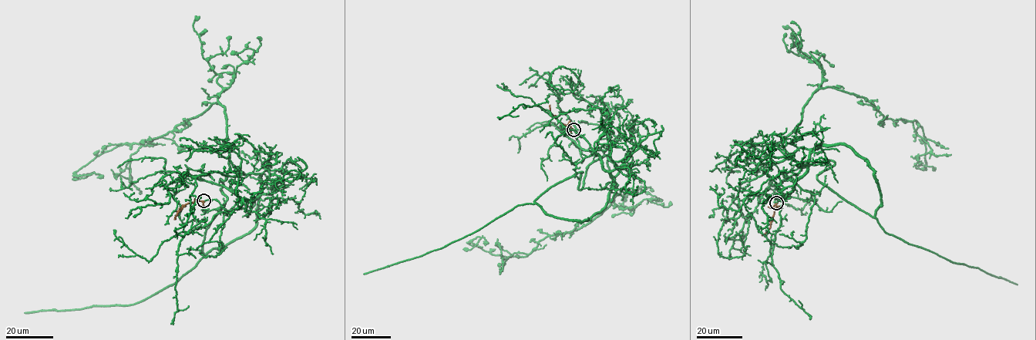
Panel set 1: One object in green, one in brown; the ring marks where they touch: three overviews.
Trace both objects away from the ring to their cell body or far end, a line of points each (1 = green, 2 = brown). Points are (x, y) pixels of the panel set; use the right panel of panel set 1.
1: (777, 203), (809, 152), (844, 143), (881, 205), (782, 144), (828, 86), (919, 123), (915, 167), (935, 170)
2: (777, 203), (773, 207), (770, 227), (761, 235)

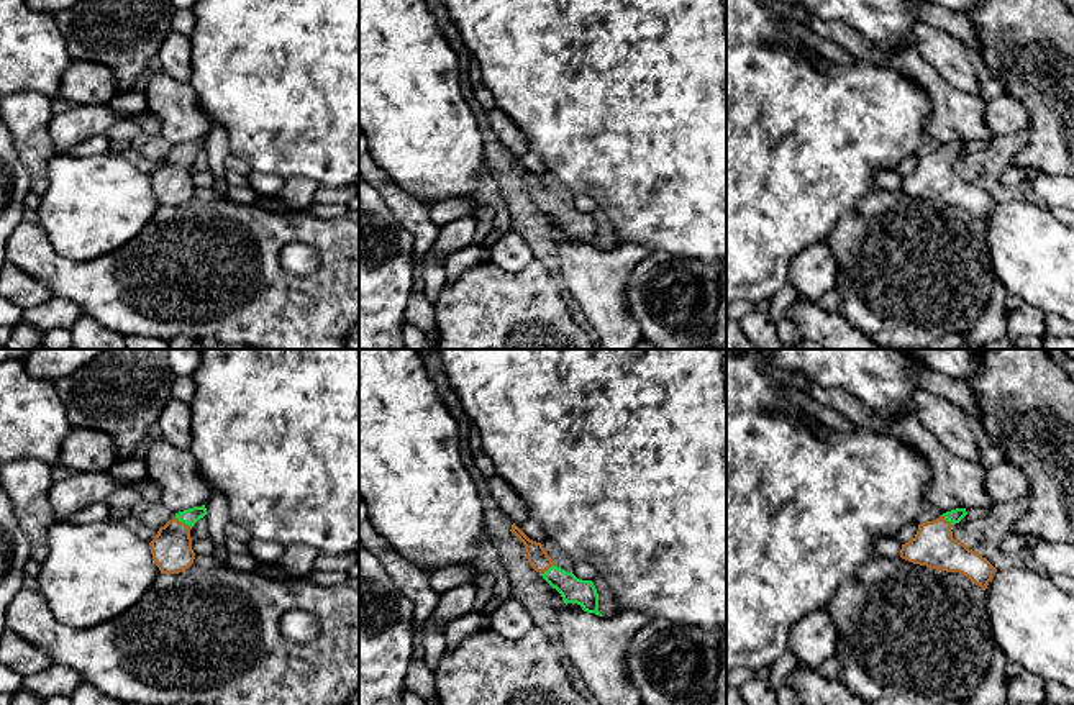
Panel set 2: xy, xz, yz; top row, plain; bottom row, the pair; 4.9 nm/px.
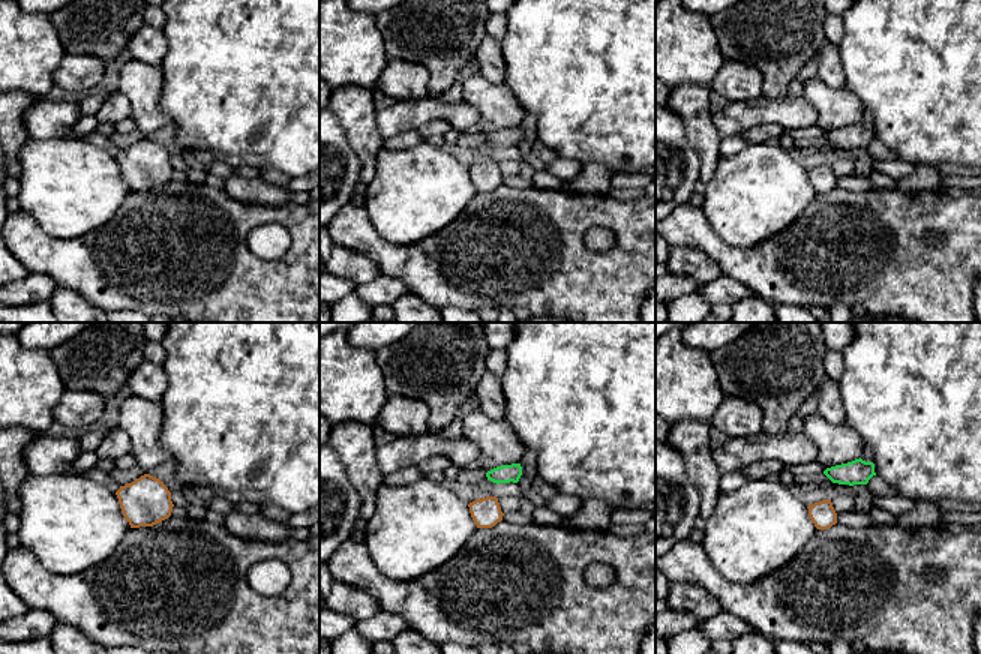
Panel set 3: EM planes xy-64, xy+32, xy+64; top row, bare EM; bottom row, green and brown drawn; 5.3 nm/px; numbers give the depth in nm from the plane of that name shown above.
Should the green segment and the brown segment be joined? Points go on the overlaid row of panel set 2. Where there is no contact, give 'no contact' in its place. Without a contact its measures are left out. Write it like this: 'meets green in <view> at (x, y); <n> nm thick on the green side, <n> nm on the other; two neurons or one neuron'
meets green in xy at (182, 522); 80 nm thick on the green side, 200 nm on the other; one neuron

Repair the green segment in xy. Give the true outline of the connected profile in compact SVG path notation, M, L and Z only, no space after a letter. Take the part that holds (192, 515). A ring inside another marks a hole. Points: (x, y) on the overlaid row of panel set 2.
M205 505L175 513L149 543L161 574L179 574L193 564L190 528L207 515Z

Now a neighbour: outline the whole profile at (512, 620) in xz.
M517 598L505 602L494 613L495 633L508 639L518 639L525 636L531 628L535 628L535 621L523 603Z

